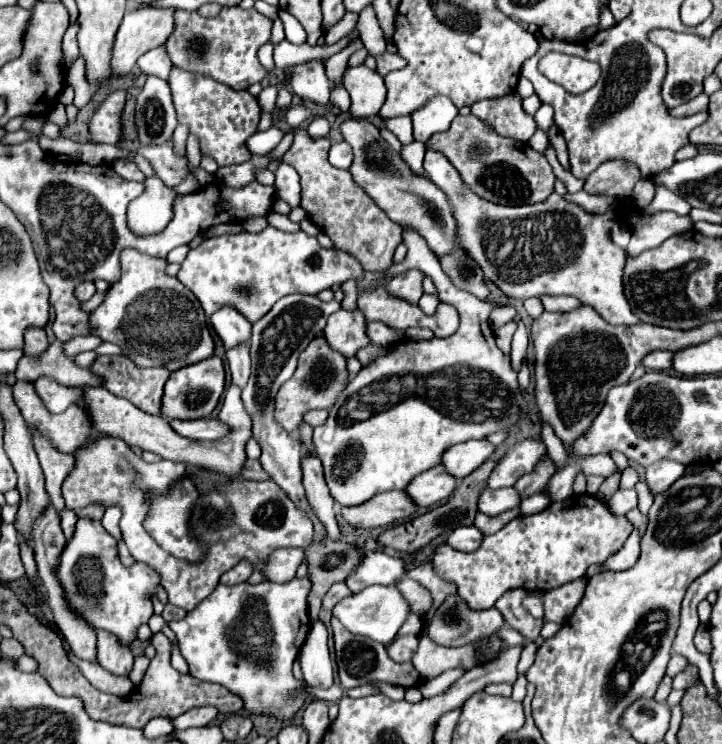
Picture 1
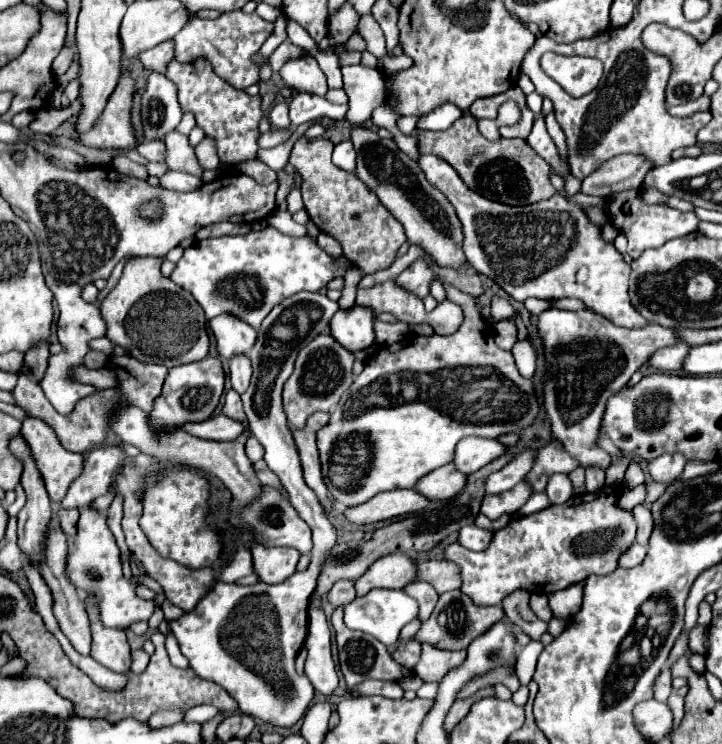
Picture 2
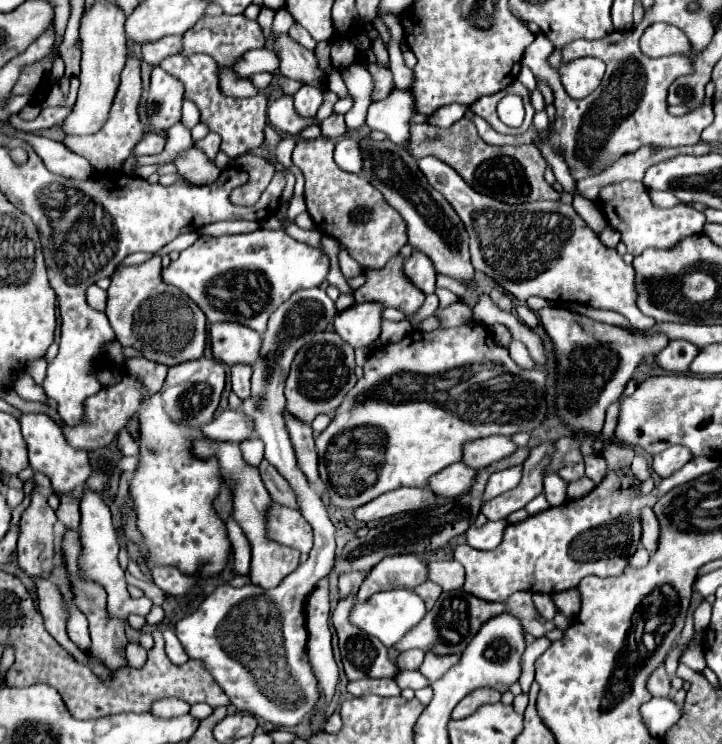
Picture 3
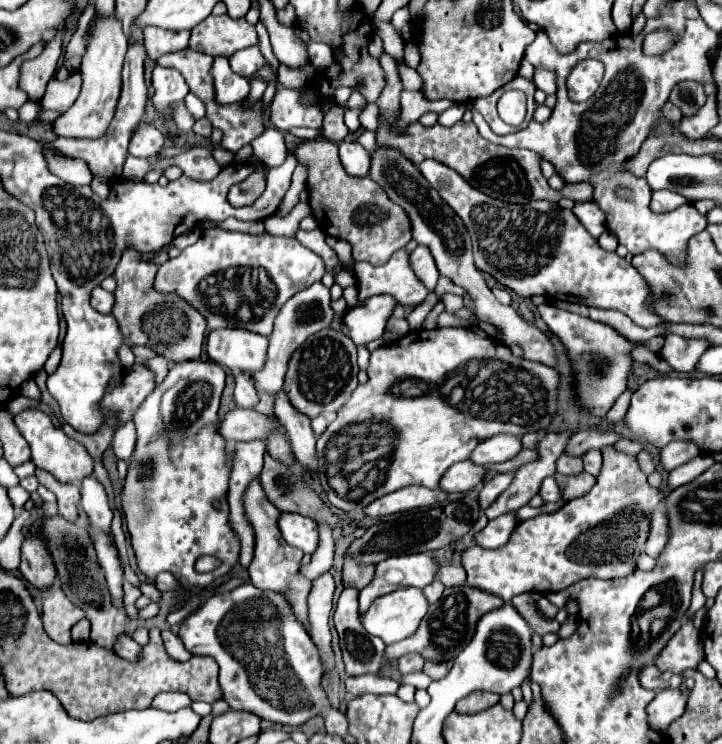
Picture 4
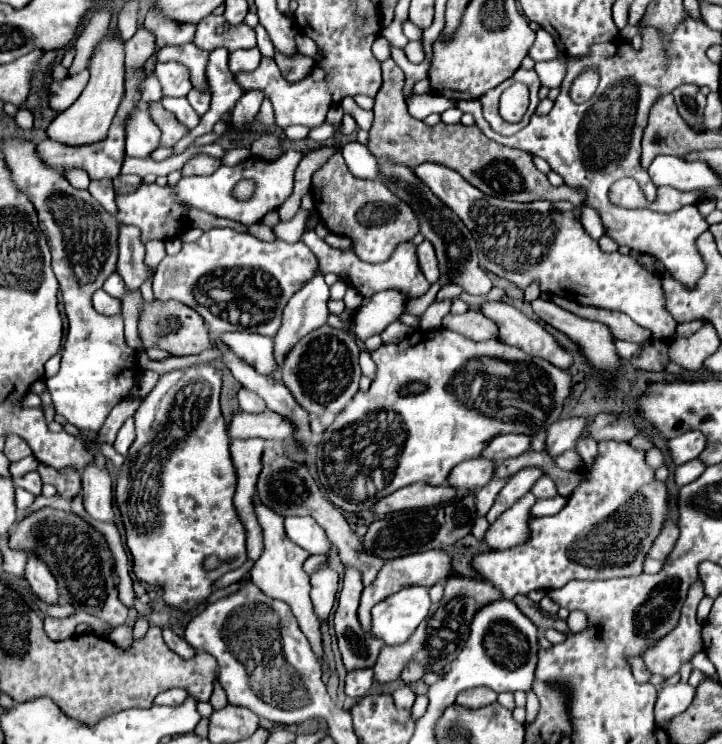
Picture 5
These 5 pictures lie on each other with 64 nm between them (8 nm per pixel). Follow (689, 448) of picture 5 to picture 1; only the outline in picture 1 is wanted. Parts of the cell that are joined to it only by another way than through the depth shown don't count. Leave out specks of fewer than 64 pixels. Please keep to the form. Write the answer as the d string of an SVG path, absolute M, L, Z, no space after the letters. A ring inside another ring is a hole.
M660 460L646 468L646 482L658 494L670 488L684 474L684 470L686 466L676 460Z

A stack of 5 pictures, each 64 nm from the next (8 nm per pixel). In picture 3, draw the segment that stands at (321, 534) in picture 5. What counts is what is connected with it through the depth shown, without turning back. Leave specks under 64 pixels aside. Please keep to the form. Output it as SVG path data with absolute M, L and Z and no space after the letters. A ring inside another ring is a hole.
M274 502L268 510L268 532L272 540L284 546L306 554L312 550L312 526L304 520L300 510L280 508L280 504Z

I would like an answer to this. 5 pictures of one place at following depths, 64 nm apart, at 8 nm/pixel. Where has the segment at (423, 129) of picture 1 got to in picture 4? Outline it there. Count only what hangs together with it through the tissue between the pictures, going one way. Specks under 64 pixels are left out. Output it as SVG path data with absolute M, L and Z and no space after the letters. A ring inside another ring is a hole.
M454 104L452 108L444 110L440 116L438 116L438 122L442 126L454 126L458 120L462 120L462 114L464 114L464 106L462 104Z

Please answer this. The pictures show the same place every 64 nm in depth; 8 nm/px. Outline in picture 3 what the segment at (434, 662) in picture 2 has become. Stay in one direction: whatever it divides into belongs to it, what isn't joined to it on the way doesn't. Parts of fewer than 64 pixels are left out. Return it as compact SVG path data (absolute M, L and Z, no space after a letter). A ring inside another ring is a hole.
M430 652L426 654L422 666L420 666L420 672L430 680L438 680L444 676L444 672L448 672L452 666L460 659L460 655L446 655L446 656L432 656Z

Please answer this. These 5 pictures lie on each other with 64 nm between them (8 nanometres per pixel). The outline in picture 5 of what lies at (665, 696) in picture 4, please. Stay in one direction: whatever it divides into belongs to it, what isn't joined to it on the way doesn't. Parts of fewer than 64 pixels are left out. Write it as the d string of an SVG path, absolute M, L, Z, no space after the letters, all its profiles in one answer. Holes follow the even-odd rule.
M678 682L674 686L664 684L664 688L658 692L658 700L654 706L656 724L662 726L666 720L672 720L676 714L684 712L694 700L694 694L696 688L690 686L688 682Z

